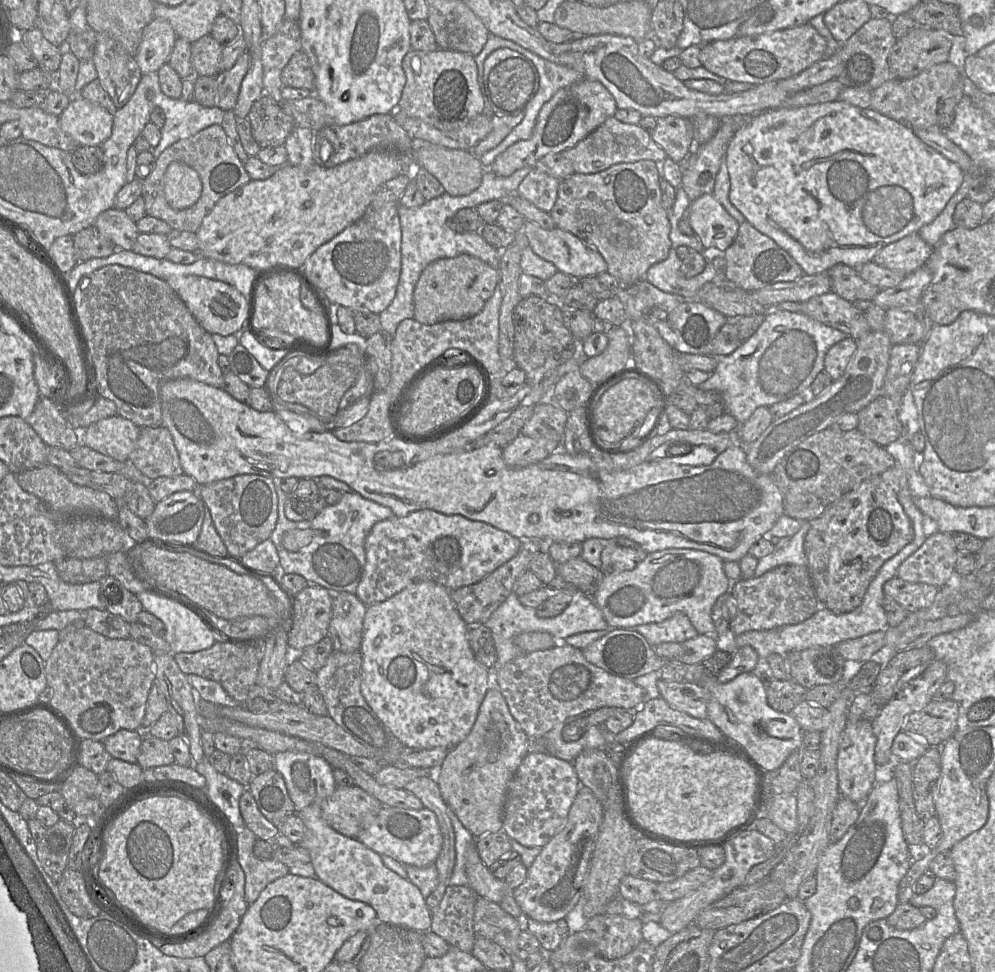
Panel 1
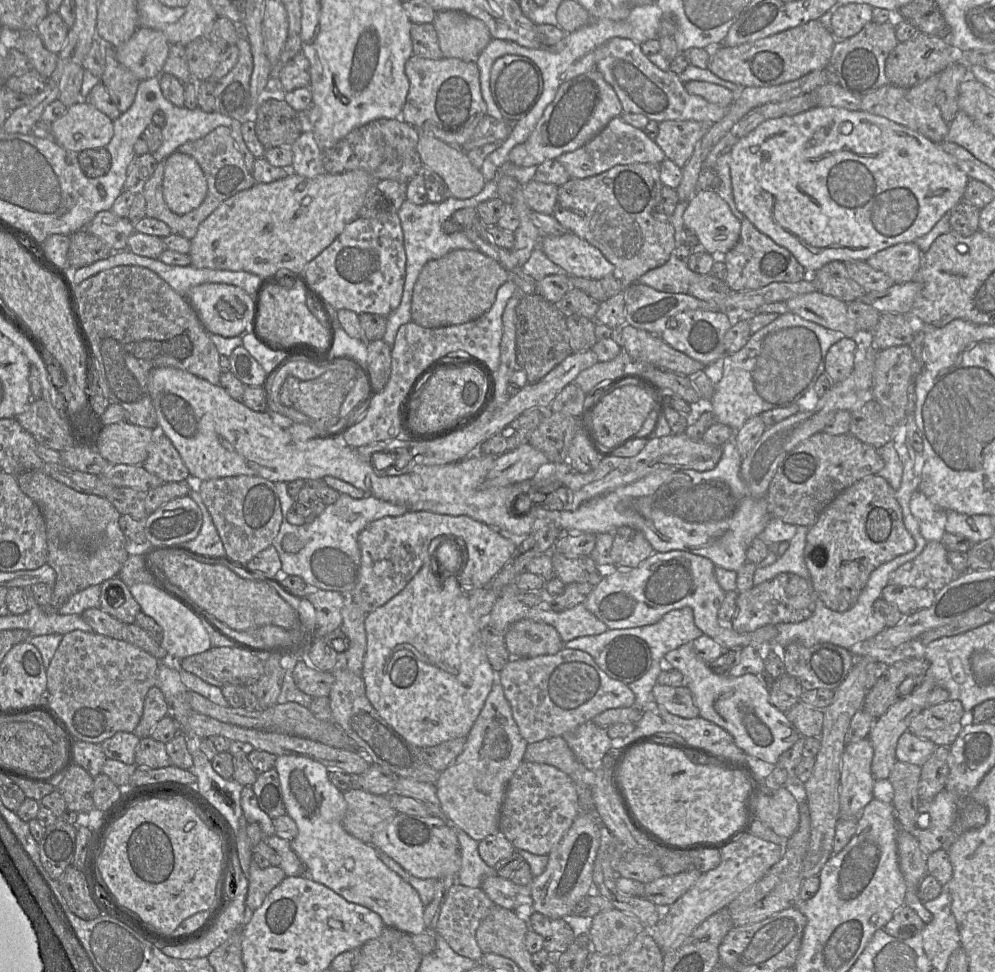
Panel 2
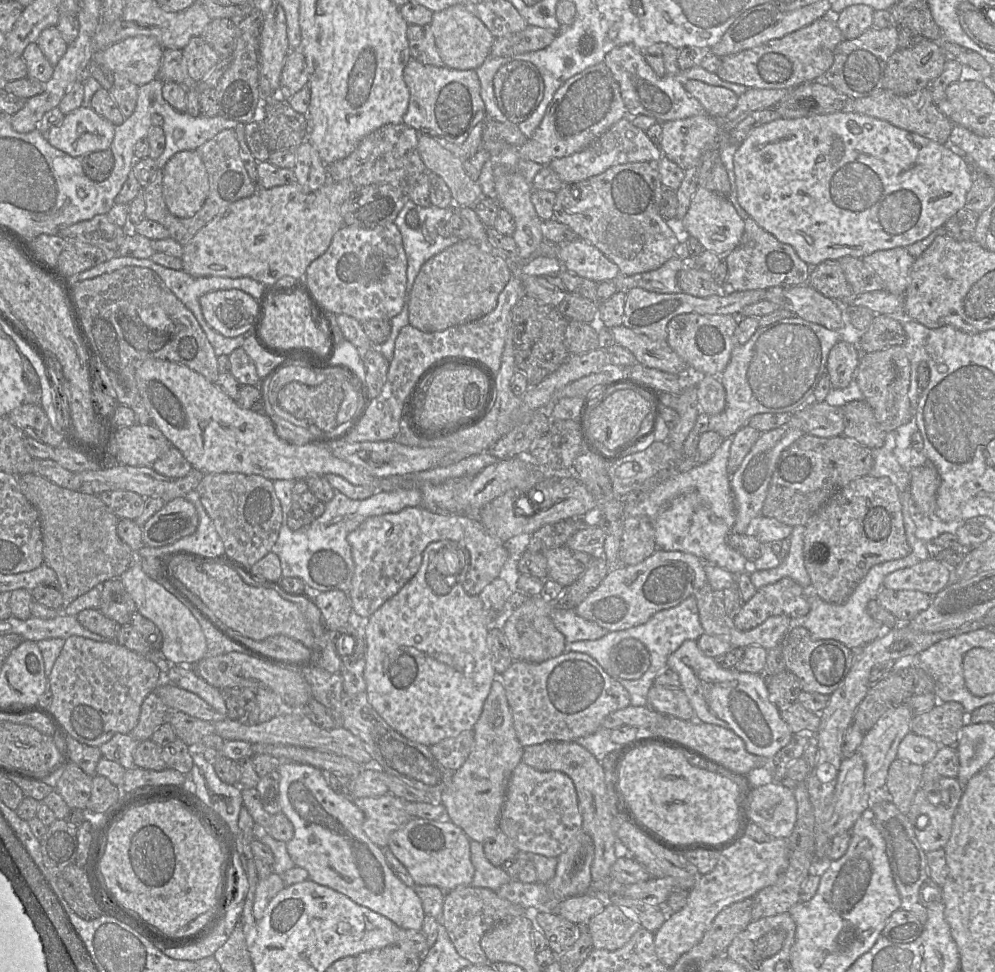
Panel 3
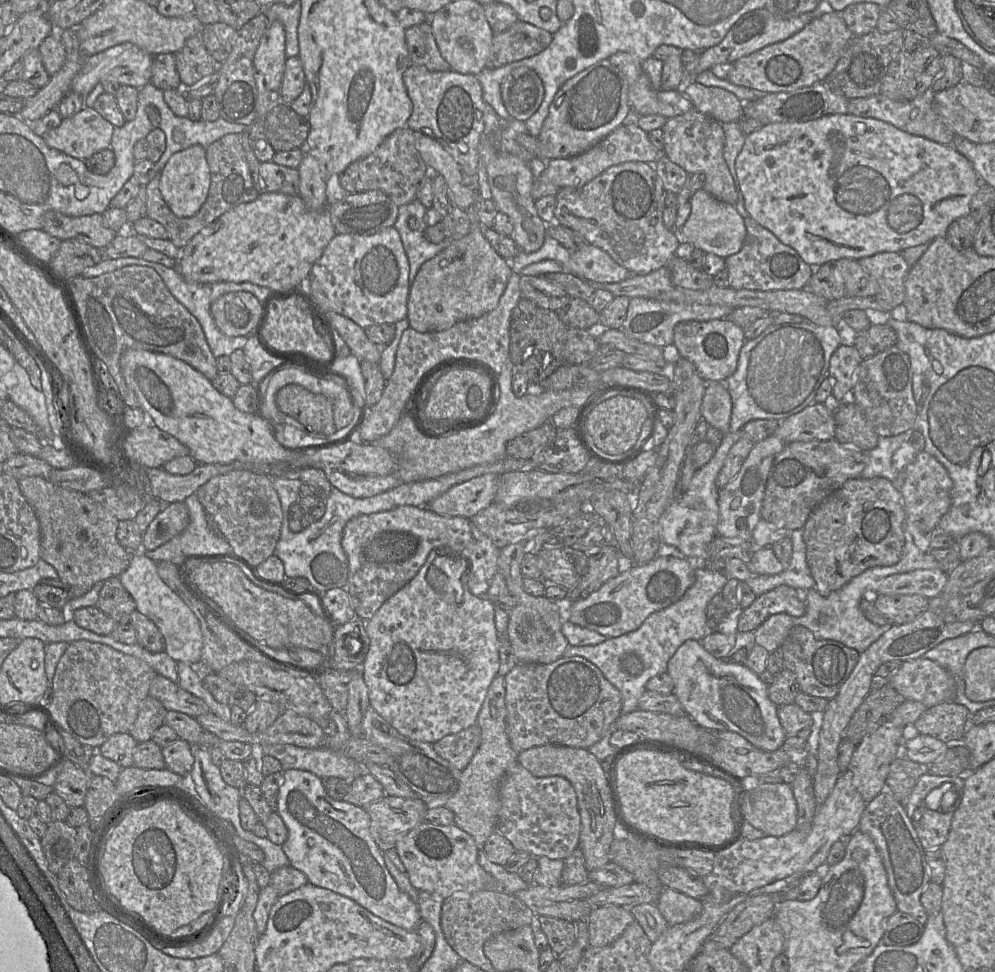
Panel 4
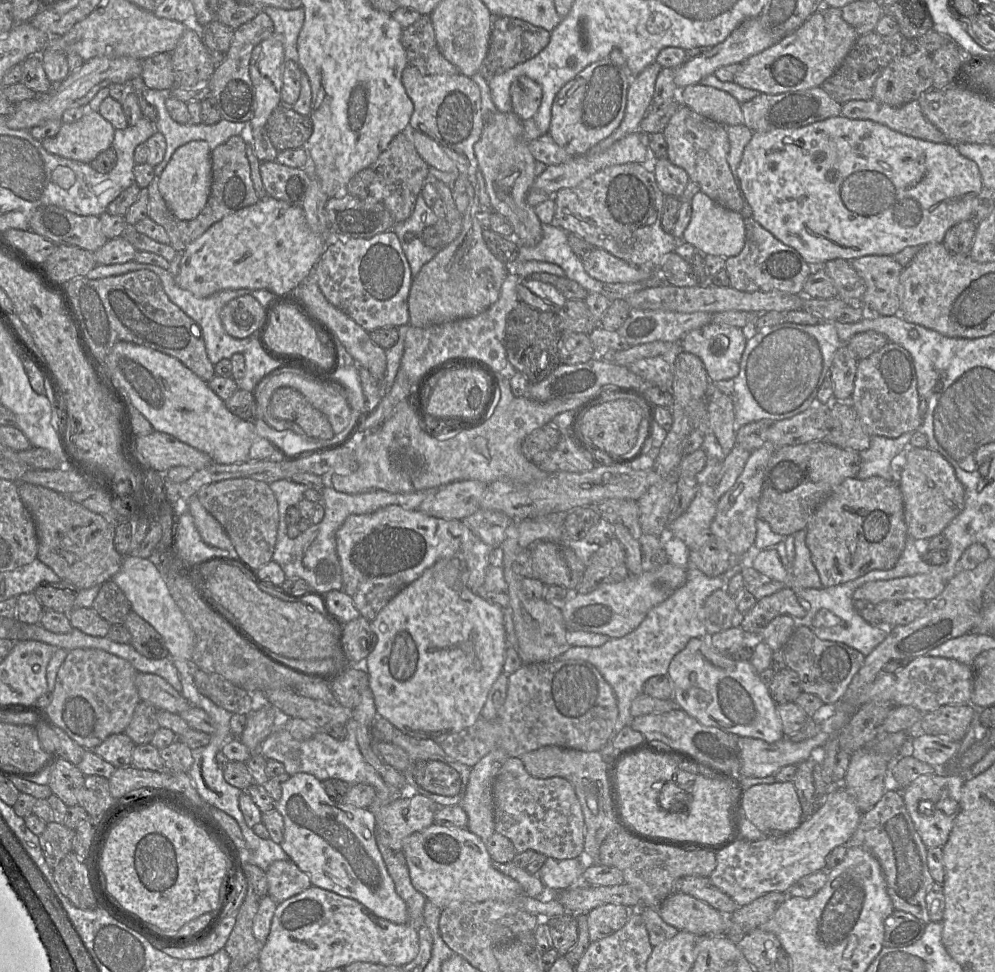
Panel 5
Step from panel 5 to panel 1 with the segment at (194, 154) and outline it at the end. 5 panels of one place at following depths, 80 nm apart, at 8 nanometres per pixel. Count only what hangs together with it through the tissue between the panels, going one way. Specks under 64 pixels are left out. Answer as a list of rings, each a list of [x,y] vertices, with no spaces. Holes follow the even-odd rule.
[[[171,162],[164,174],[164,193],[168,204],[175,210],[193,206],[202,193],[199,174],[183,162]]]

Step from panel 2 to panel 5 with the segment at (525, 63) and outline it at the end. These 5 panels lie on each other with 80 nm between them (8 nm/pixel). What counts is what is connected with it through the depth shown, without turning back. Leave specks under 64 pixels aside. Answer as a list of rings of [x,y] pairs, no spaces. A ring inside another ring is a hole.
[[[527,76],[517,77],[510,86],[512,112],[522,121],[533,119],[542,101],[541,86]]]

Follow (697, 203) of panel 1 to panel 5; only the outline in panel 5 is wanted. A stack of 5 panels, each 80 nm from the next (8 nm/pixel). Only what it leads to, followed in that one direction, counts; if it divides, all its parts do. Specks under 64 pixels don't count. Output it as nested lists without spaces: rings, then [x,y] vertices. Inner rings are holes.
[[[702,191],[694,195],[691,203],[692,216],[682,240],[692,244],[697,251],[705,255],[722,256],[724,258],[738,255],[745,244],[745,225],[742,215],[723,207]]]

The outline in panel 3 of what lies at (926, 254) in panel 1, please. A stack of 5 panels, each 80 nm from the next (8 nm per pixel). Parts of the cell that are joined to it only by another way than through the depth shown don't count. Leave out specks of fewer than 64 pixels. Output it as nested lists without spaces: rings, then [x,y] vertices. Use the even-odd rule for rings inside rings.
[[[905,247],[879,250],[861,258],[881,279],[883,289],[904,296],[909,284],[909,275],[915,262]]]

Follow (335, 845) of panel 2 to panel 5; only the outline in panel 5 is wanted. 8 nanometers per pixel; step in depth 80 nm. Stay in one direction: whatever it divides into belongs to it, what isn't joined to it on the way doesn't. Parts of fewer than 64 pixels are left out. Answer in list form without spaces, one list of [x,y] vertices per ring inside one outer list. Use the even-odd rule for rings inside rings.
[[[297,773],[283,784],[276,810],[284,820],[284,839],[280,844],[289,860],[306,873],[312,886],[351,898],[375,916],[395,924],[409,922],[407,906],[397,894],[376,842],[376,818],[368,808],[356,808],[333,801],[320,780],[308,773]]]

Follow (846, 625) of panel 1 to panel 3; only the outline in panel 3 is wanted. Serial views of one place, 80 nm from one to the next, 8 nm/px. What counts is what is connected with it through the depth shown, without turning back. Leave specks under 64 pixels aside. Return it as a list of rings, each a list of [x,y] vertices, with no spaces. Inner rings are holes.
[[[908,503],[907,507],[902,507],[902,515],[907,541],[911,547],[911,552],[908,556],[872,567],[864,579],[857,585],[850,597],[842,604],[828,603],[814,594],[812,588],[807,590],[810,611],[803,617],[790,619],[789,630],[804,627],[810,632],[813,640],[834,639],[853,651],[859,650],[880,637],[884,628],[880,622],[874,620],[869,615],[867,611],[868,602],[871,599],[876,599],[879,591],[883,588],[883,581],[887,575],[896,570],[914,566],[933,555],[930,544],[920,540],[915,534],[916,525],[910,516]]]

